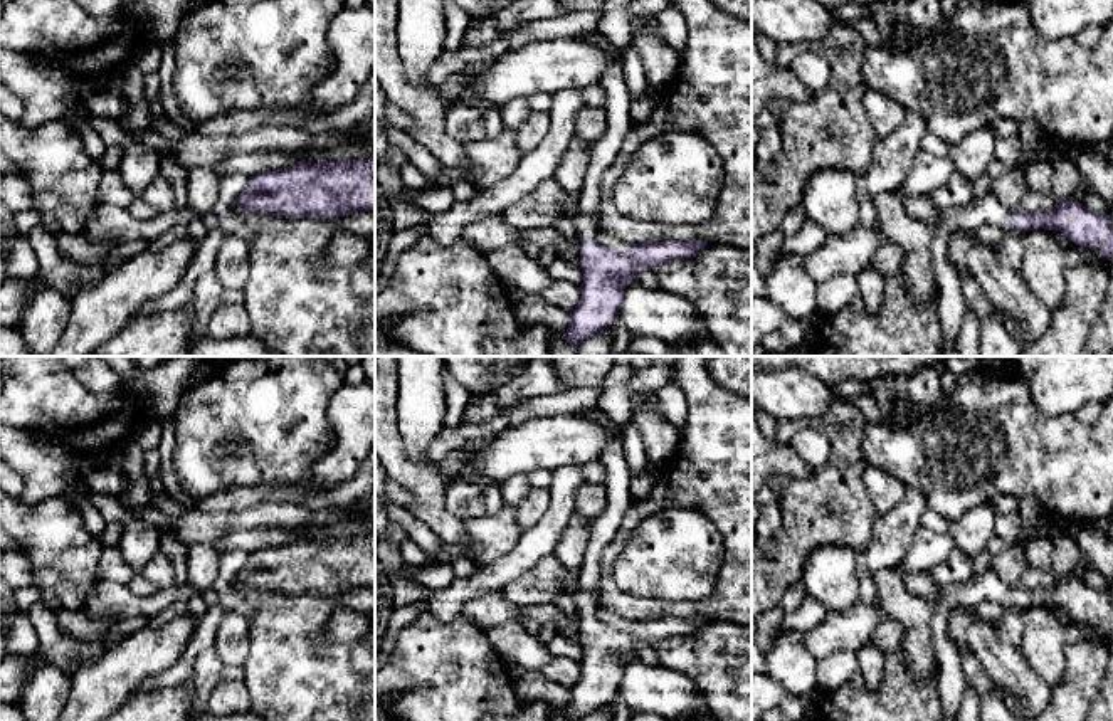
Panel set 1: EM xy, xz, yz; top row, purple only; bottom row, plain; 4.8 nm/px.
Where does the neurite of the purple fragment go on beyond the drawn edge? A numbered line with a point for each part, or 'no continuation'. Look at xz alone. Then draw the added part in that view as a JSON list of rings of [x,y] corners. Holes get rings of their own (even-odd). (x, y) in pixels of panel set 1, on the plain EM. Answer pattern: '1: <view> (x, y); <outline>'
1: xz (604, 528); [[[597,407],[578,413],[612,430],[612,440],[600,457],[600,462],[607,472],[604,482],[607,489],[607,504],[602,514],[590,524],[590,534],[583,551],[583,565],[578,573],[578,588],[573,593],[577,610],[580,617],[583,617],[593,615],[600,607],[597,588],[600,585],[602,553],[615,538],[622,518],[634,499],[630,496],[632,476],[624,455],[620,425],[617,425]]]

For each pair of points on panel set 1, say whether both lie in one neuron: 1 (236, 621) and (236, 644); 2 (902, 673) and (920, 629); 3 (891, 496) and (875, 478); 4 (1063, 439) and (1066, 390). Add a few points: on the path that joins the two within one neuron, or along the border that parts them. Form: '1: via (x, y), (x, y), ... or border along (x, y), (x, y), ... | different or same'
1: via (236, 626), (236, 639) | same
2: border along (898, 651), (907, 664), (923, 679), (937, 679) | different
3: via (886, 491), (878, 483) | same
4: border along (1031, 394), (1031, 399), (1046, 414), (1073, 414) | different

